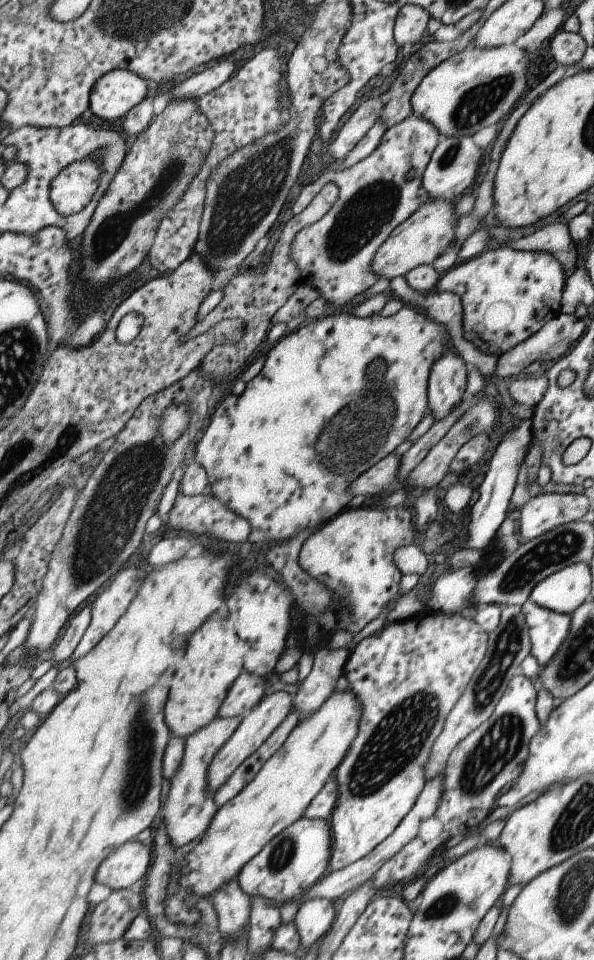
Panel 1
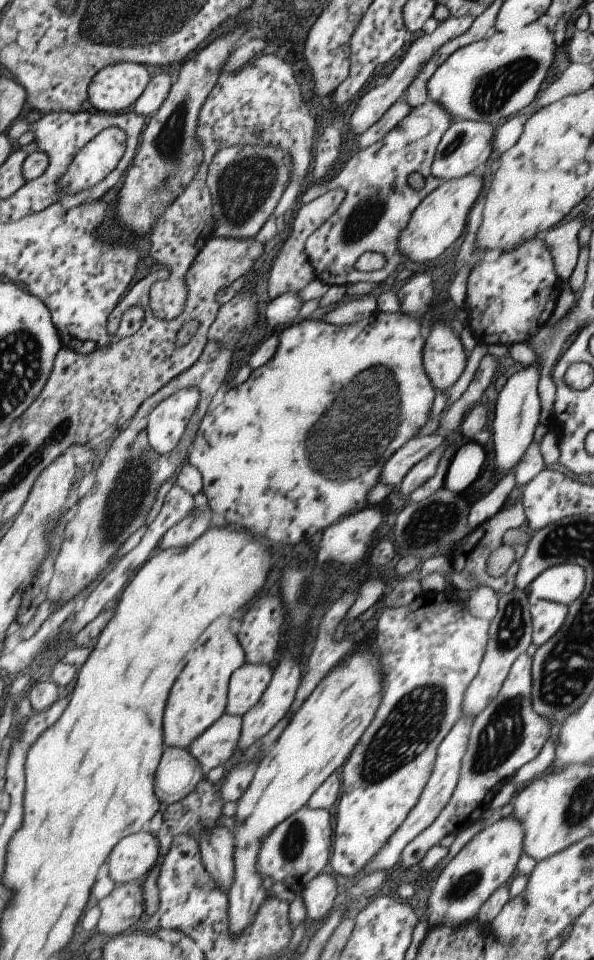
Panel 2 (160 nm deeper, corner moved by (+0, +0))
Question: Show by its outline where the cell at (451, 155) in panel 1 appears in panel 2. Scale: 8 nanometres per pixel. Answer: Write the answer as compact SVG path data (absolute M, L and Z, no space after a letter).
M467 119L453 120L437 143L430 166L431 174L442 181L458 179L484 168L492 152L492 138L495 127L487 121Z

